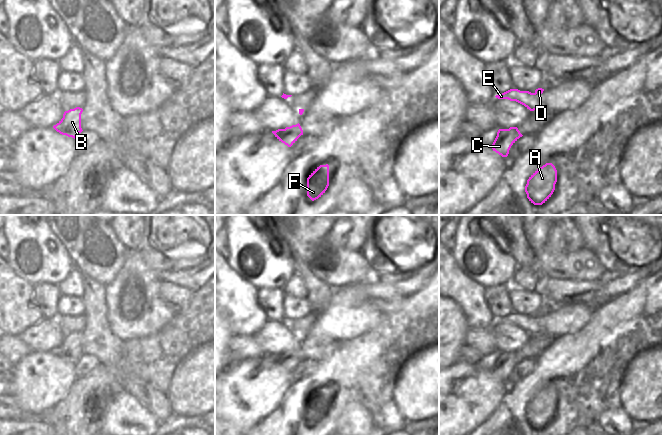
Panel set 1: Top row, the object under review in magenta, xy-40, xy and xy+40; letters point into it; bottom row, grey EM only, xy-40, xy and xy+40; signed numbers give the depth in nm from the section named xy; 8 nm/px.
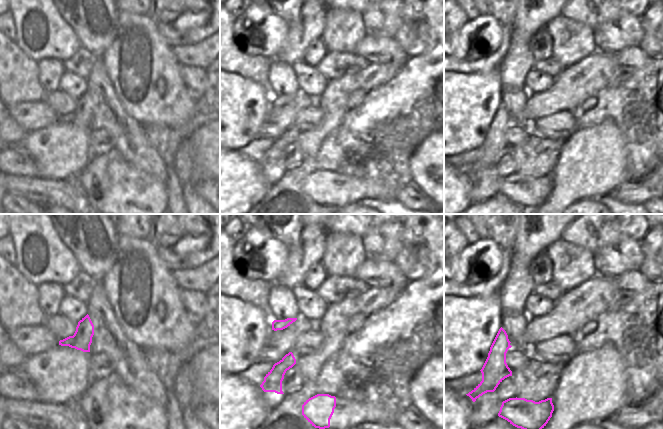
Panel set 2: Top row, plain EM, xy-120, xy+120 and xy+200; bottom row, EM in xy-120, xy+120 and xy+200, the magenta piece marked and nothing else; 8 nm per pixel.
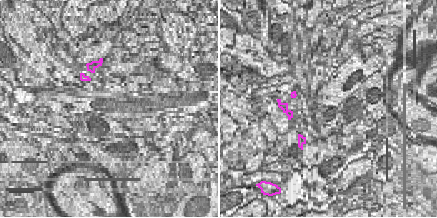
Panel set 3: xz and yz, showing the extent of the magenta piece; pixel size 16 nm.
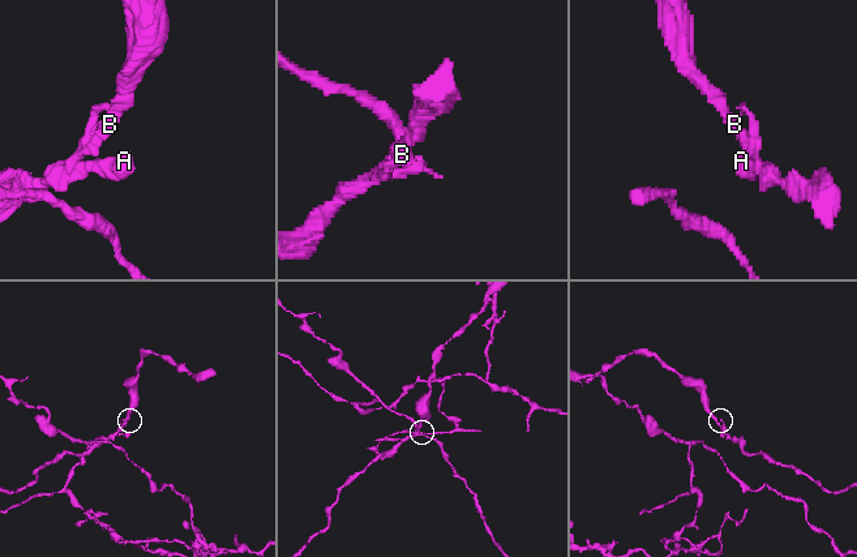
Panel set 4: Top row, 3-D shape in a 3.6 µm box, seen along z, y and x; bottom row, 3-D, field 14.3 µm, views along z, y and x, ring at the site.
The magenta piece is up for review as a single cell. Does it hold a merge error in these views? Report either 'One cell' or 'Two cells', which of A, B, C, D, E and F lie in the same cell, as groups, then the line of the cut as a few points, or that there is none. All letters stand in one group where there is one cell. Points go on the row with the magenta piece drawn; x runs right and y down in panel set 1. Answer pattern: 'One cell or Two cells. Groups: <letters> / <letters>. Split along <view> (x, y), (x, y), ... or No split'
Two cells. Groups: A C D E F / B. Split along xy-40 (57, 131), (71, 131), (76, 135)

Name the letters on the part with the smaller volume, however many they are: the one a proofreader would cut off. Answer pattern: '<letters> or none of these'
B

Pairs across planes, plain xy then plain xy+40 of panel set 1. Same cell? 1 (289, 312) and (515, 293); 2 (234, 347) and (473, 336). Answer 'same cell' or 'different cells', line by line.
1: same cell
2: same cell

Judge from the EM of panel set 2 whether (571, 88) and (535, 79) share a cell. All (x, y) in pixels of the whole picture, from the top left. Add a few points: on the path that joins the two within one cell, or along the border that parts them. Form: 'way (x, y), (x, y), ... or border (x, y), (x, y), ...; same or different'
border (554, 78), (553, 82), (546, 89), (530, 94); different

